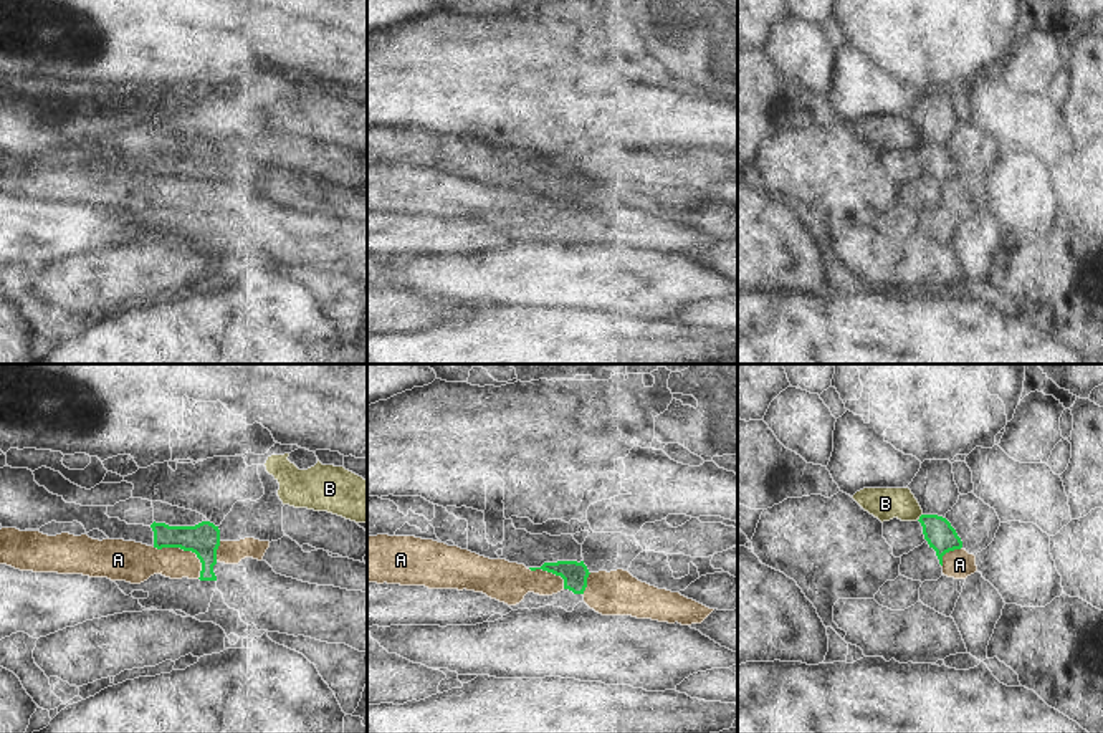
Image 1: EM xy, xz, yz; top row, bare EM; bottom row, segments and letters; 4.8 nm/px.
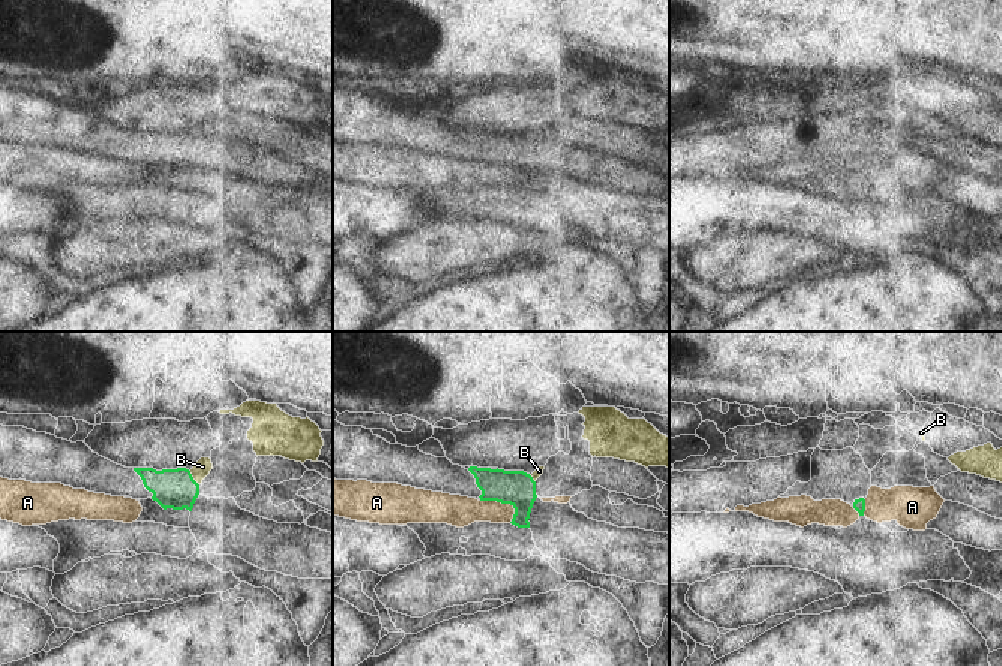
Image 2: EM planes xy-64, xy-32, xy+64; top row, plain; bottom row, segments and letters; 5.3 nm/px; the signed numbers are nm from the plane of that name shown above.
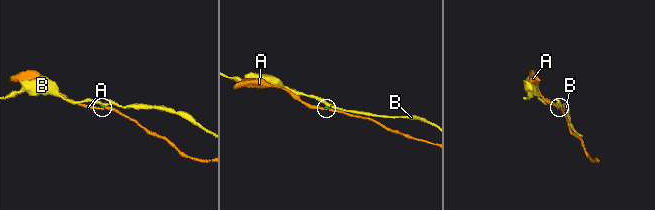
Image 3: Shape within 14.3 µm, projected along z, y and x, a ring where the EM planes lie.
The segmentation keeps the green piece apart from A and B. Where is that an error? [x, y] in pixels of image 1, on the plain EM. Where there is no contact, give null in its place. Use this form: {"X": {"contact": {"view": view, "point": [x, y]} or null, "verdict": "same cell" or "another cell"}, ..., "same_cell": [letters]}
{"A": {"contact": {"view": "xy", "point": [186, 179]}, "verdict": "another cell"}, "B": {"contact": {"view": "yz", "point": [920, 146]}, "verdict": "another cell"}, "same_cell": []}

